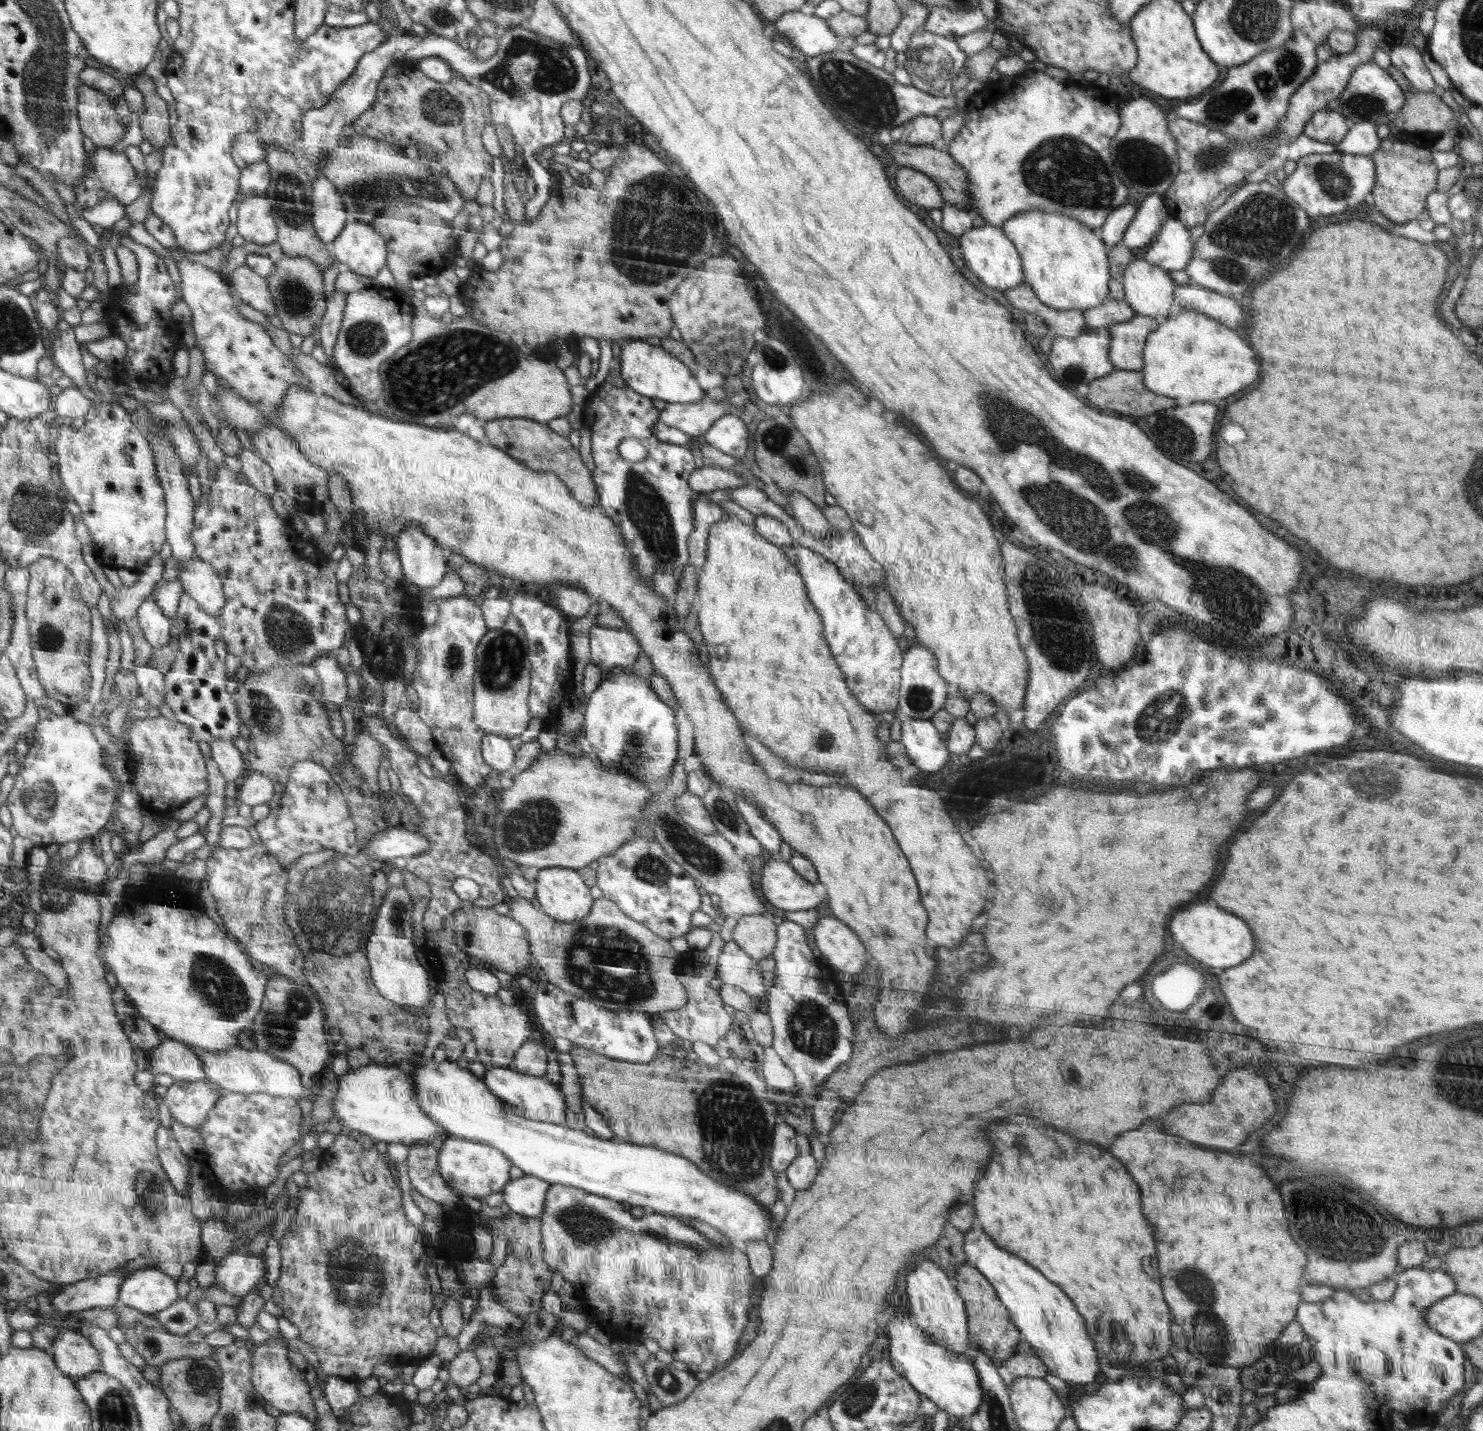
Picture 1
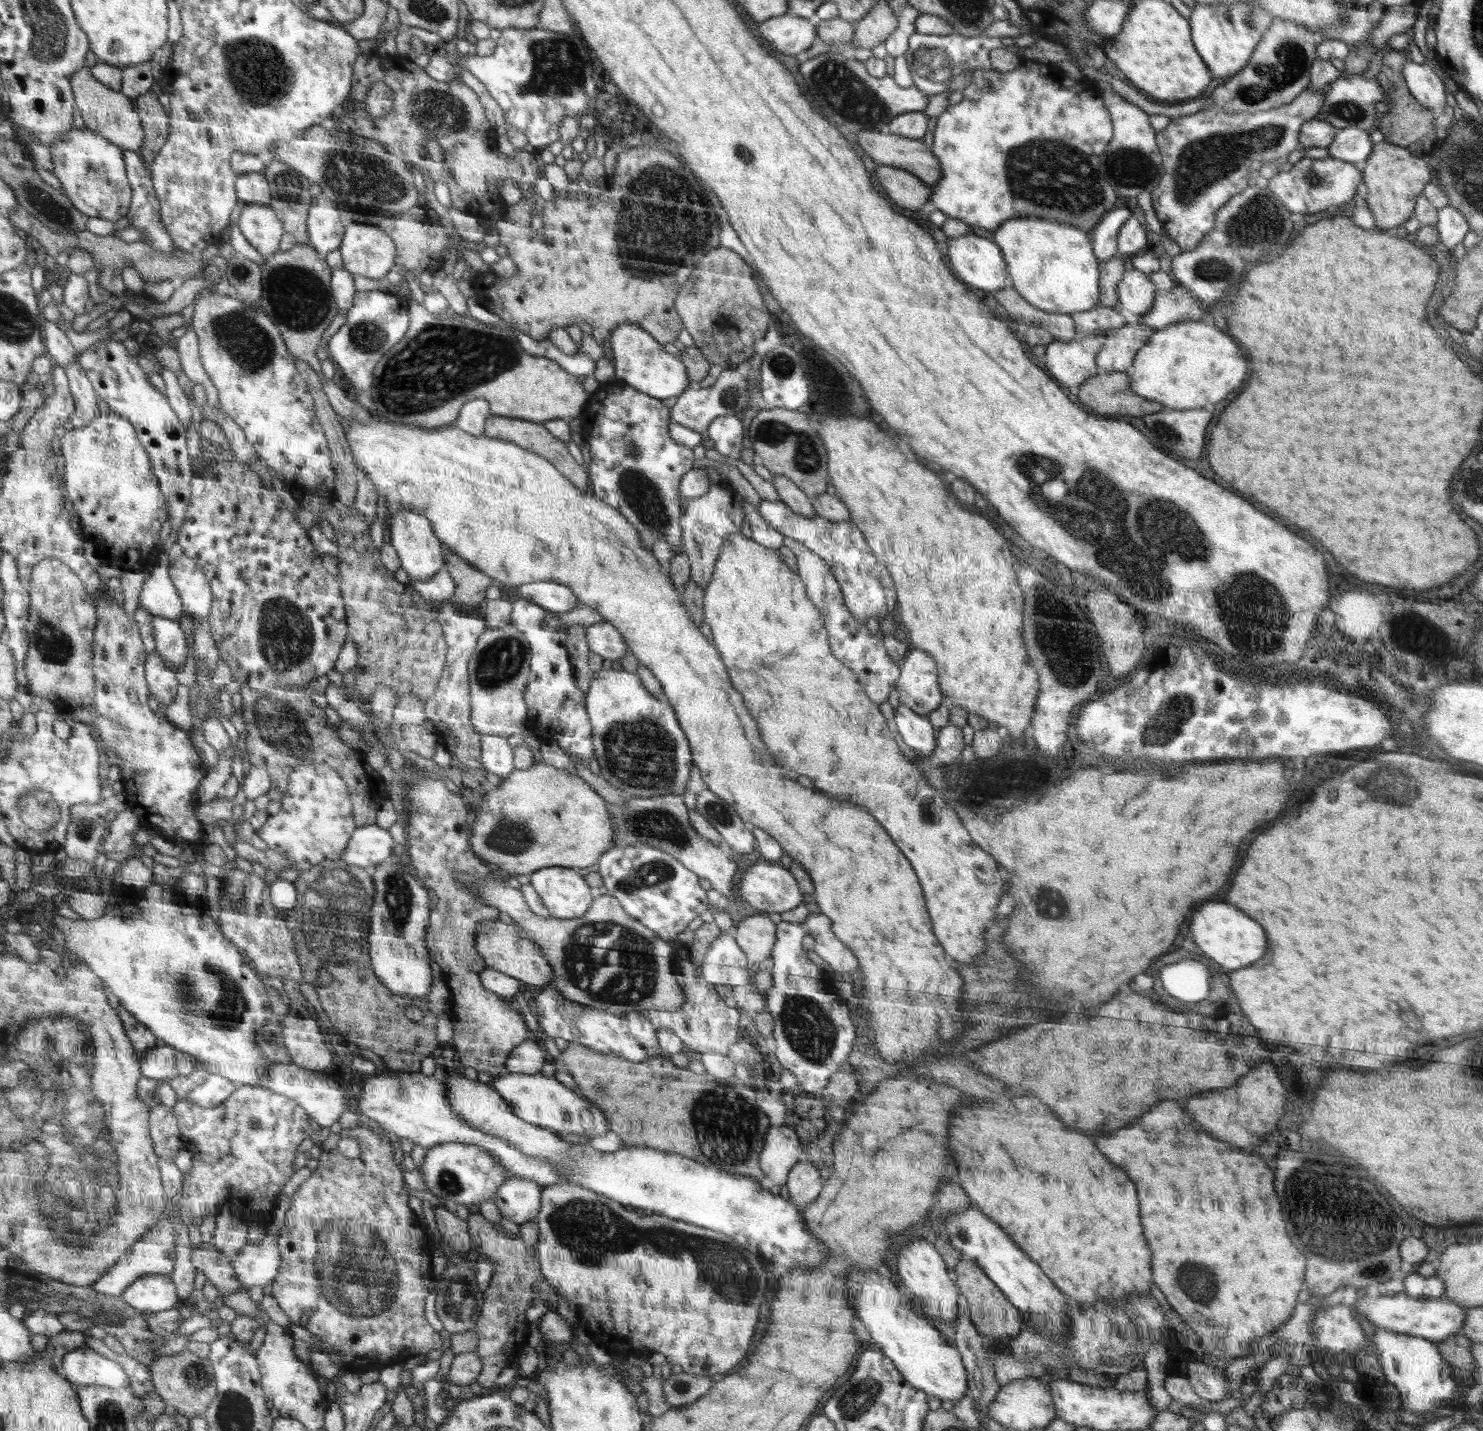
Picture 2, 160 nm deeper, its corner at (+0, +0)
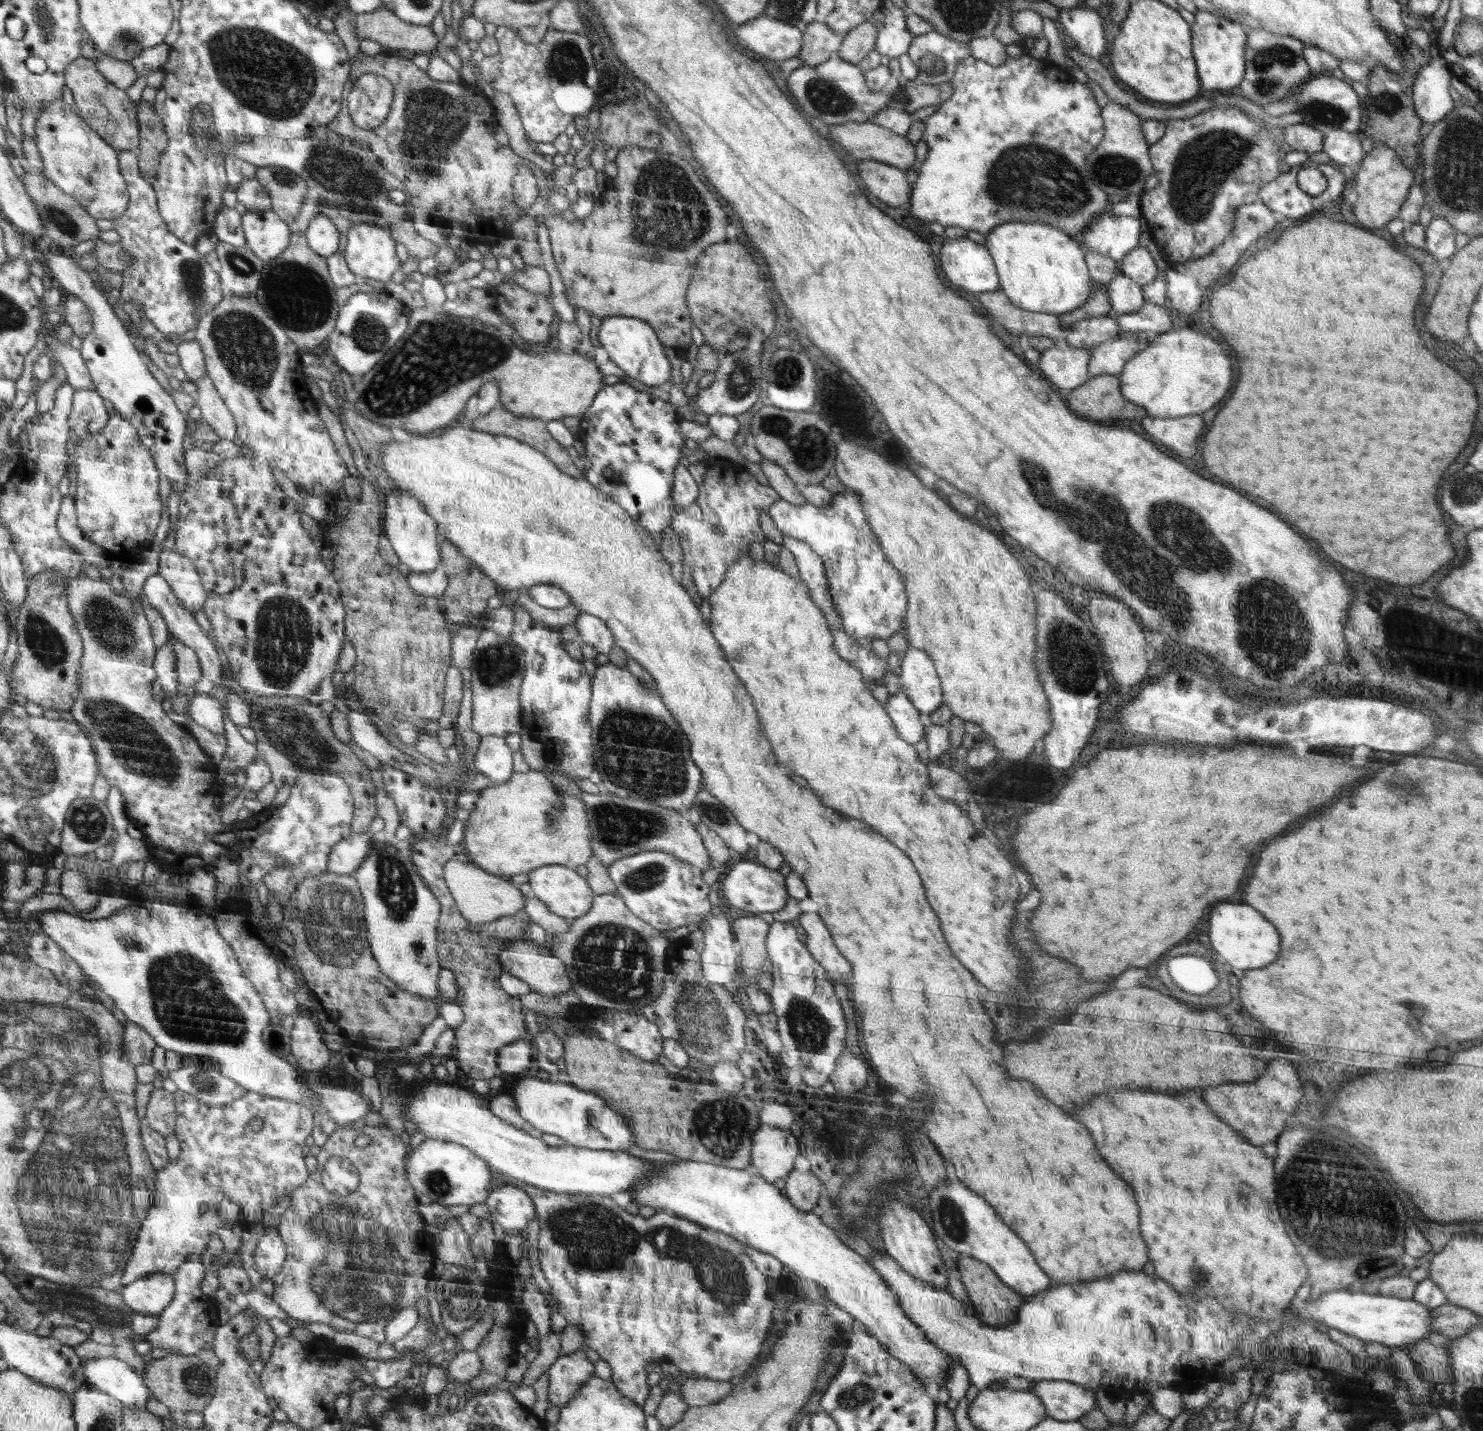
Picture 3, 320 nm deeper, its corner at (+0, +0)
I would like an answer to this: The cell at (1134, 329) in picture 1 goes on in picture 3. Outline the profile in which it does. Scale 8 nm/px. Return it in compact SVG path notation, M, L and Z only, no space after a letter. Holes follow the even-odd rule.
M1122 330L1114 341L1100 343L1089 360L1091 378L1100 375L1120 375L1128 360L1148 348L1153 336L1141 330Z

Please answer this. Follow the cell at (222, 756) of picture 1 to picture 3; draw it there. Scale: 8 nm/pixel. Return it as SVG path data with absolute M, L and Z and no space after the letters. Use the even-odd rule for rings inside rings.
M191 693L191 696L187 707L191 720L214 734L224 733L225 726L221 704L211 694Z

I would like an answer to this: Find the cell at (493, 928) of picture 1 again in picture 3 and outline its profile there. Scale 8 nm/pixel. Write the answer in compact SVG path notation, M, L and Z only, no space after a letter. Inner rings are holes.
M515 940L509 942L509 945L499 952L499 959L504 972L523 980L532 991L537 993L546 996L562 995L573 987L573 981L569 979L568 969L564 961L553 954L548 955L548 952L544 952L541 946L532 943L532 941L518 942Z

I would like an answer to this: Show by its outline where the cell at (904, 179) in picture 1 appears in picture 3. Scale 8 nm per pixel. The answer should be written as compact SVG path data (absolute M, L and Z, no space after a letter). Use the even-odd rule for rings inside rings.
M875 160L857 162L856 170L872 197L879 197L890 210L913 200L914 182L910 183L912 179L904 170Z

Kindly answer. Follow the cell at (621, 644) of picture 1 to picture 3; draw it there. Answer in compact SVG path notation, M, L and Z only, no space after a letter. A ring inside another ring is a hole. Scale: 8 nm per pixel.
M582 611L572 625L577 628L579 637L585 644L592 645L600 654L607 655L609 650L612 650L612 647L616 645L610 629L596 616Z

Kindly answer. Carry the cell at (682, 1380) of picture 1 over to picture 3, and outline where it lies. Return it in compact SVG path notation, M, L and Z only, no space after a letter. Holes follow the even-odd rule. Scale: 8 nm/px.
M685 1376L681 1383L678 1393L690 1407L710 1406L725 1399L733 1391L733 1384L730 1381L698 1380Z

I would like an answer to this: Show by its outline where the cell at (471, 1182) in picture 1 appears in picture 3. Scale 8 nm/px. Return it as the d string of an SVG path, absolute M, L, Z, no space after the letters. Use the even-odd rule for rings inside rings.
M426 1138L417 1149L410 1150L405 1172L406 1180L416 1193L428 1196L433 1203L448 1206L484 1202L492 1192L491 1180L495 1175L488 1162L466 1145Z

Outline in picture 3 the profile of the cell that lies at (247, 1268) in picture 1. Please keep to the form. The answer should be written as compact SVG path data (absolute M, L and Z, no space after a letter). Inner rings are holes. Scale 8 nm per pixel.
M269 1227L258 1239L254 1250L256 1270L264 1276L264 1279L272 1279L281 1271L286 1255L285 1244L279 1232Z

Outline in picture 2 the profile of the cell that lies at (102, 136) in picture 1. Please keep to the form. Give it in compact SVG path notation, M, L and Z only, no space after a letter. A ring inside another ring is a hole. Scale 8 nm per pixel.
M87 67L74 76L73 88L77 105L88 129L104 136L107 140L126 151L141 152L146 141L145 126L136 104L130 97L122 91L118 92L110 88L109 85L102 84L94 76L92 69Z

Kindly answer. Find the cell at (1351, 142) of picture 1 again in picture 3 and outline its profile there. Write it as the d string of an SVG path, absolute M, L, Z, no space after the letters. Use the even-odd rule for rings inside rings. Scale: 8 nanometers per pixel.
M1330 131L1325 134L1322 152L1328 154L1332 163L1353 166L1367 155L1360 144L1361 136L1347 131Z

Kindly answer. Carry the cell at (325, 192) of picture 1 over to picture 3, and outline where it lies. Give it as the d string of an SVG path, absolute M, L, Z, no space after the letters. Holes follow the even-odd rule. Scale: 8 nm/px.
M320 212L303 232L308 246L320 256L329 257L338 251L340 234L334 224Z

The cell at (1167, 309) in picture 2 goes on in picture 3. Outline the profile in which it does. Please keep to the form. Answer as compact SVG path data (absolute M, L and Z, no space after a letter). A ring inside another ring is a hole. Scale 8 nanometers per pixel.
M1146 301L1136 312L1119 315L1117 323L1121 331L1141 330L1155 336L1174 328L1170 319L1171 312L1165 306Z

